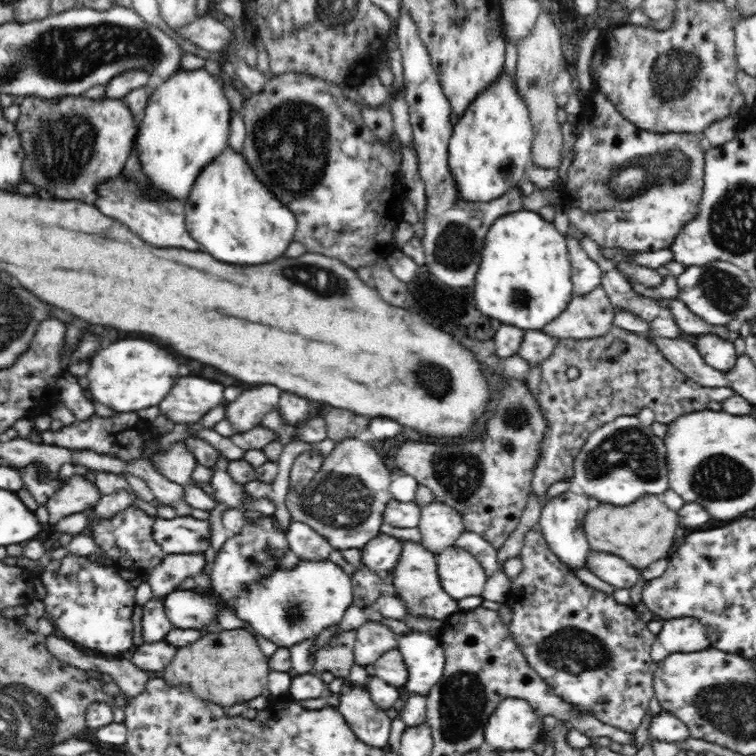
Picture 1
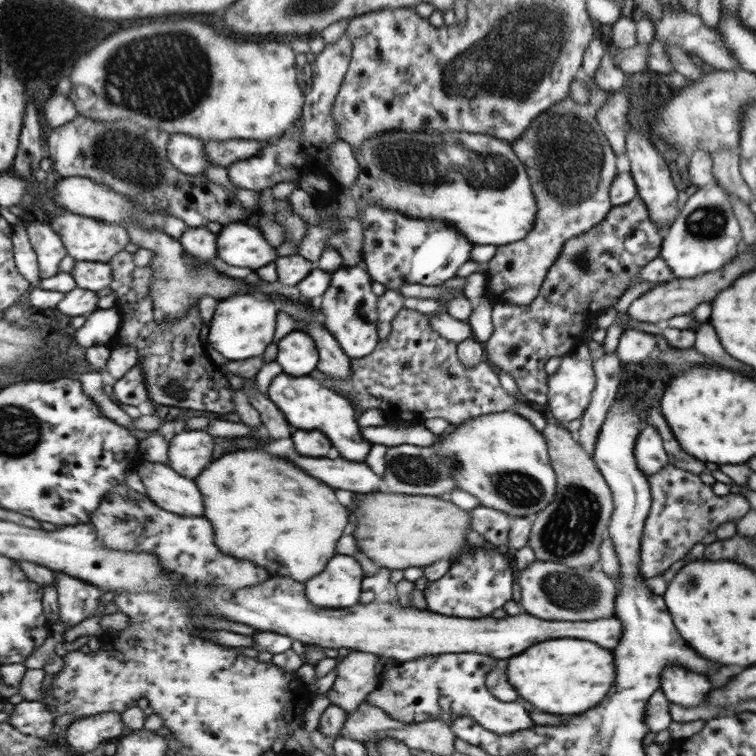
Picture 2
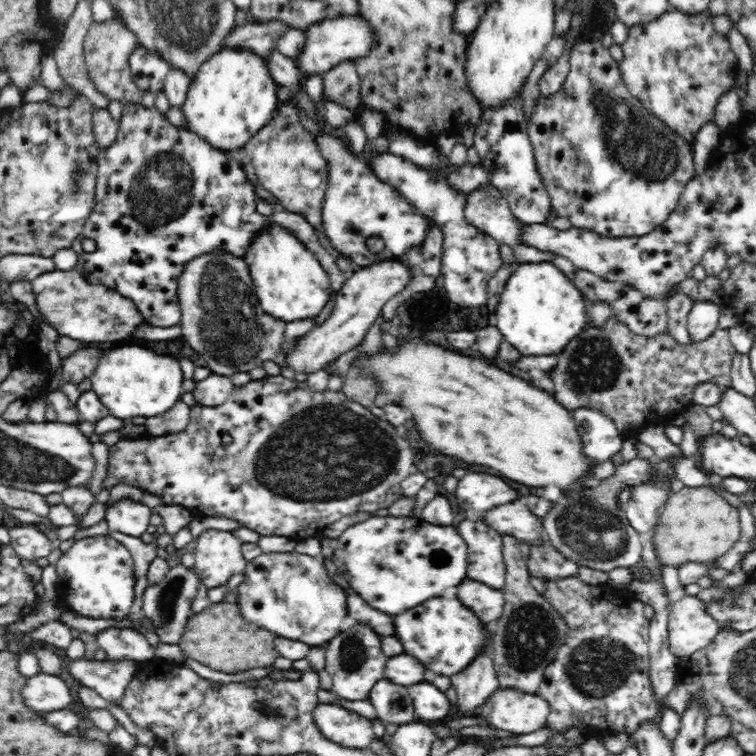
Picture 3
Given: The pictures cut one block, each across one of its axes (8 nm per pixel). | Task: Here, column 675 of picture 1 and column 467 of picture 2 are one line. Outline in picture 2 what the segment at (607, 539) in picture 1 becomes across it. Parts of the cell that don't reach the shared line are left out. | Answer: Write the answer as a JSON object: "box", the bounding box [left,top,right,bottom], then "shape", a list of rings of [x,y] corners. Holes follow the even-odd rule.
{"box":[349,489,470,570],"shape":[[[384,489],[379,492],[369,494],[355,494],[351,510],[353,514],[349,516],[351,520],[357,520],[357,530],[355,530],[355,540],[359,548],[365,552],[365,556],[375,562],[378,566],[390,570],[403,570],[409,567],[425,567],[433,564],[435,560],[451,560],[455,554],[460,554],[465,546],[465,532],[469,530],[470,512],[458,508],[451,501],[443,497],[430,497],[421,495],[393,494]]]}

